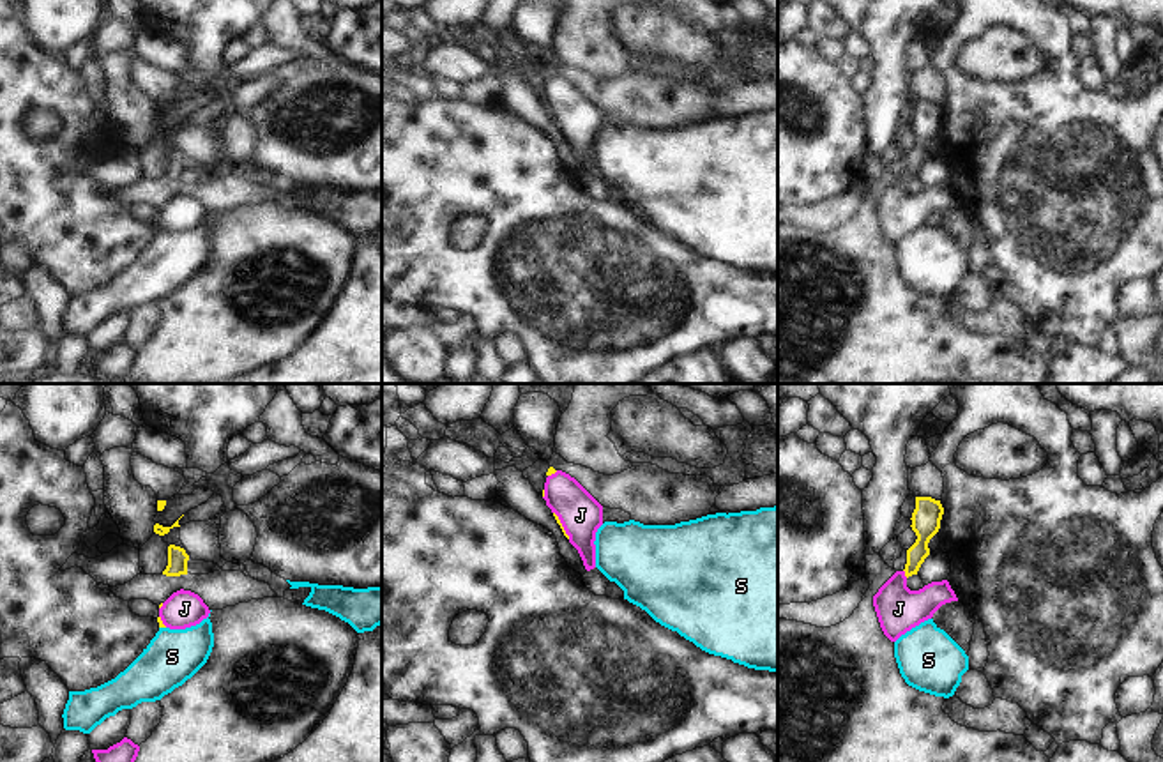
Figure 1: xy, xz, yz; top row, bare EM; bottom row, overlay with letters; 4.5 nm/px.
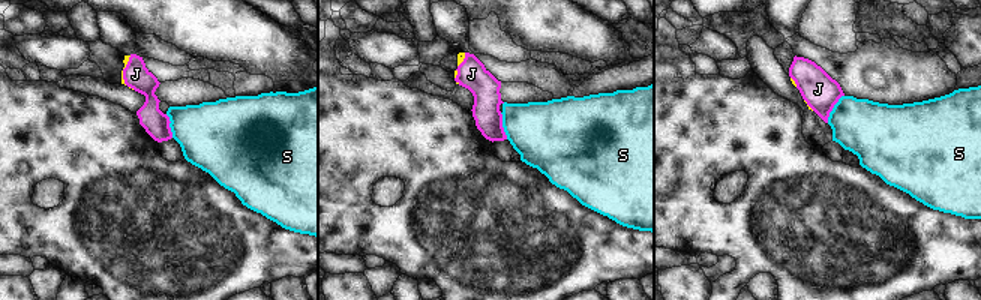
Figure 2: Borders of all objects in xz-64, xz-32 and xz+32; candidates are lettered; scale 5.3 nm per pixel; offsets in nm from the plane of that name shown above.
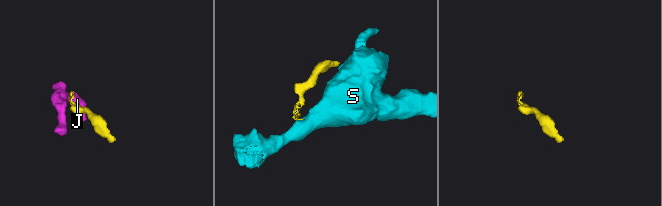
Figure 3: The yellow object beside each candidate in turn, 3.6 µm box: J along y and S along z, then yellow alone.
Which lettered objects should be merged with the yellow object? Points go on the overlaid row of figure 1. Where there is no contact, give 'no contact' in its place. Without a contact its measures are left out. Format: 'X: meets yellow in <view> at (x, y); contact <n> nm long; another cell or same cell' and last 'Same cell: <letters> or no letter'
J: meets yellow in yz at (905, 573); contact 40 nm long; same cell
S: meets yellow in xy at (163, 626); contact 30 nm long; another cell
Same cell: J

